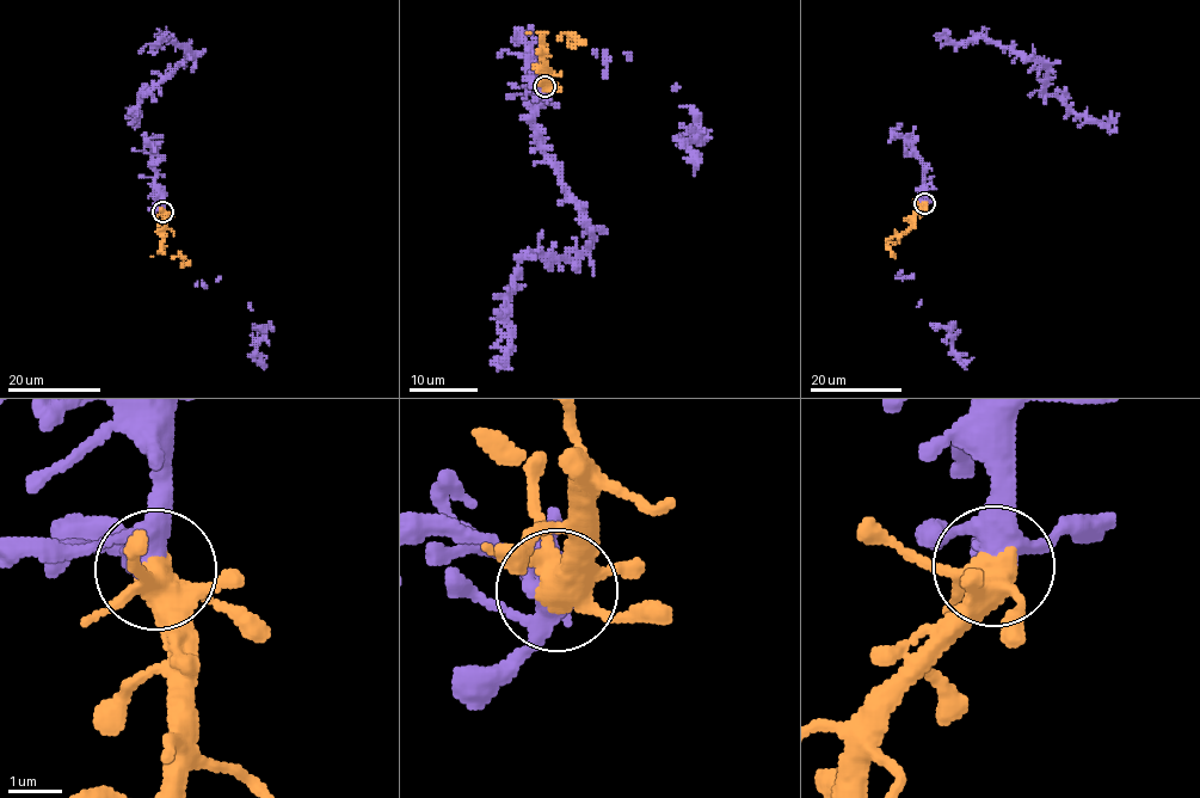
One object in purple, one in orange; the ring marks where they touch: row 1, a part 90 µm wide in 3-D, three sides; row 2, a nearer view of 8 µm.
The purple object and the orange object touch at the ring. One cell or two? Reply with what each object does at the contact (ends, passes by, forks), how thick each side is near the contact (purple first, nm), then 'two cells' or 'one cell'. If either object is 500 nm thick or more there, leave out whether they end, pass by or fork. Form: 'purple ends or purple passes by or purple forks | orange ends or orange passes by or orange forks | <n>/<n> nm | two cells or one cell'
purple forks | orange forks | 360/440 nm | one cell

